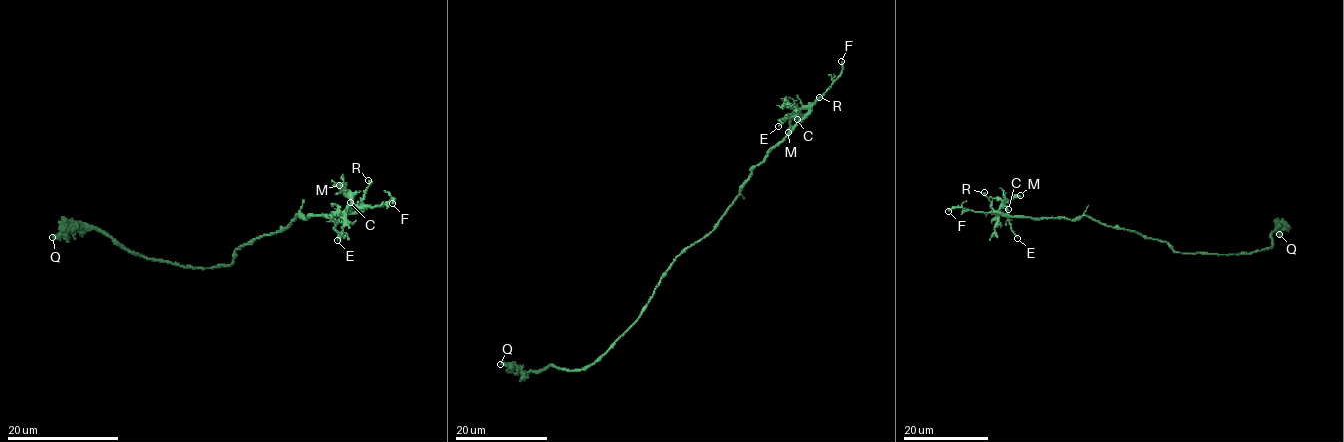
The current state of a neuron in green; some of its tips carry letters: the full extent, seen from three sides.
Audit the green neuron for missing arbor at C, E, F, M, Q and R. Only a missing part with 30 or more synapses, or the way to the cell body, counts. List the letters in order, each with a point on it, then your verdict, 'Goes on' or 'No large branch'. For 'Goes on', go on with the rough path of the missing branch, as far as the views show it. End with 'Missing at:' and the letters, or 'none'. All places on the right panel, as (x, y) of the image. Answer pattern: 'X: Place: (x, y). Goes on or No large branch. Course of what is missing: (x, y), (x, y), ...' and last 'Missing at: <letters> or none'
C: Place: (1008, 209). No large branch
E: Place: (1017, 238). No large branch
F: Place: (948, 211). Goes on. Course of what is missing: (948, 211), (905, 223)
M: Place: (1020, 195). No large branch
Q: Place: (1279, 234). No large branch
R: Place: (984, 192). No large branch
Missing at: F

